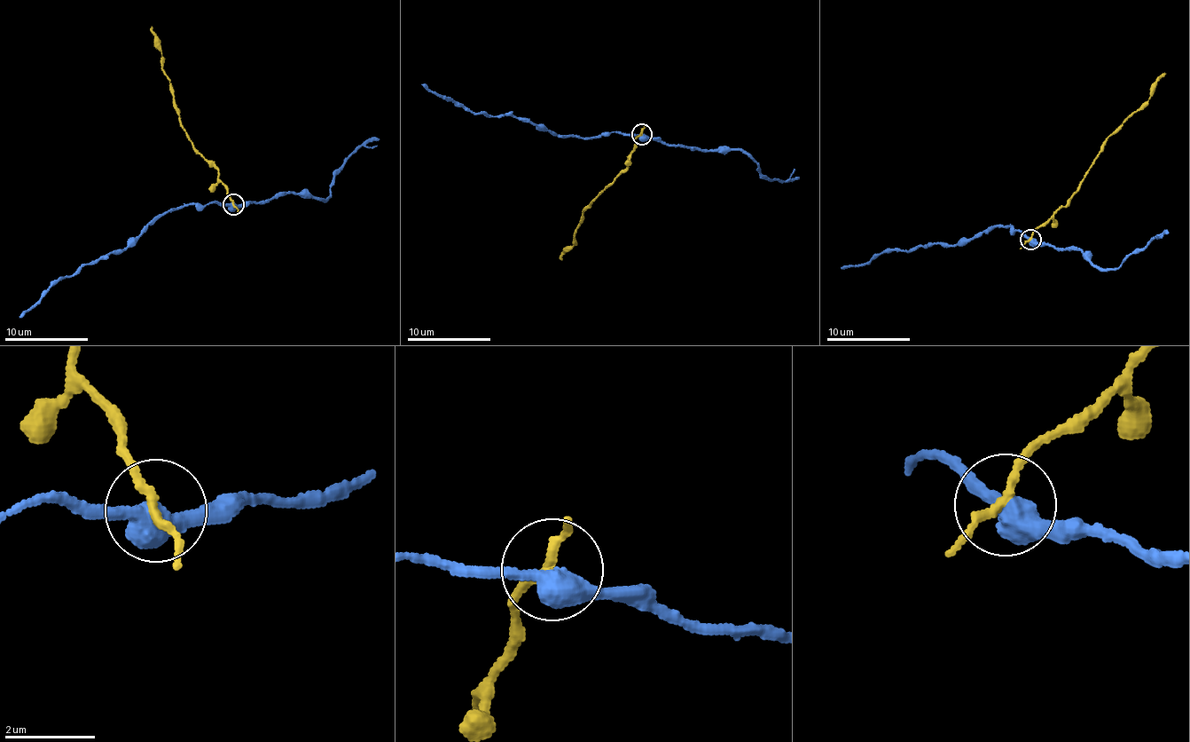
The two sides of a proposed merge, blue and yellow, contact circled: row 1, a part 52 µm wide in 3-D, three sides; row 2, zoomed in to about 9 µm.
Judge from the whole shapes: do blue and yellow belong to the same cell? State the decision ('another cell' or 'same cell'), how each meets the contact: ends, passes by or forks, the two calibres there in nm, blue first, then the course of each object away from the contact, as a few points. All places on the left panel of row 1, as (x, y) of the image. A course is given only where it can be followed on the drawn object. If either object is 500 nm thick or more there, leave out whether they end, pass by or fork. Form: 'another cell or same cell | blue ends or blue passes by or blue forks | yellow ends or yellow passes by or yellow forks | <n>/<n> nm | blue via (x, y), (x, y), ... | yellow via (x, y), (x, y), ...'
another cell | blue passes by | yellow passes by | 480/170 nm | blue via (234, 204), (181, 206), (156, 215), (123, 249), (80, 264), (71, 275), (50, 281), (37, 302), (19, 318) | yellow via (234, 204), (215, 168), (201, 157), (183, 127), (152, 27)

